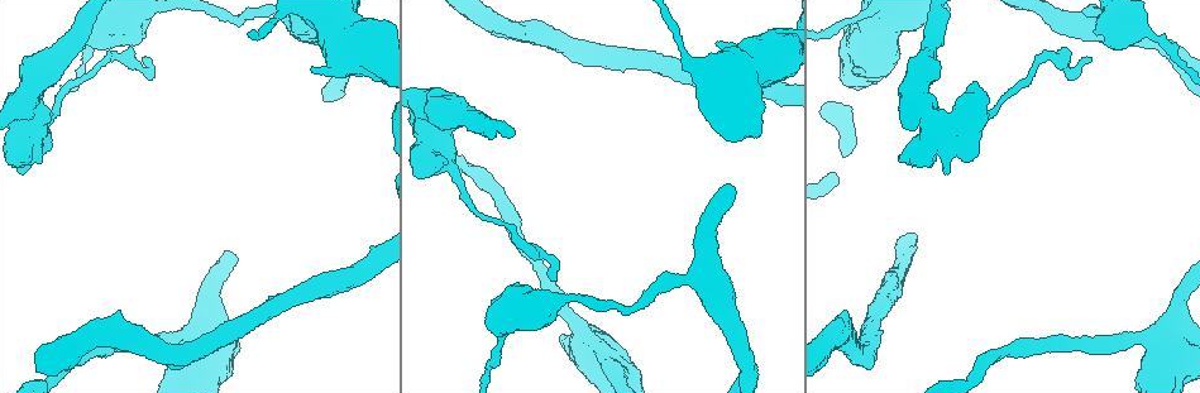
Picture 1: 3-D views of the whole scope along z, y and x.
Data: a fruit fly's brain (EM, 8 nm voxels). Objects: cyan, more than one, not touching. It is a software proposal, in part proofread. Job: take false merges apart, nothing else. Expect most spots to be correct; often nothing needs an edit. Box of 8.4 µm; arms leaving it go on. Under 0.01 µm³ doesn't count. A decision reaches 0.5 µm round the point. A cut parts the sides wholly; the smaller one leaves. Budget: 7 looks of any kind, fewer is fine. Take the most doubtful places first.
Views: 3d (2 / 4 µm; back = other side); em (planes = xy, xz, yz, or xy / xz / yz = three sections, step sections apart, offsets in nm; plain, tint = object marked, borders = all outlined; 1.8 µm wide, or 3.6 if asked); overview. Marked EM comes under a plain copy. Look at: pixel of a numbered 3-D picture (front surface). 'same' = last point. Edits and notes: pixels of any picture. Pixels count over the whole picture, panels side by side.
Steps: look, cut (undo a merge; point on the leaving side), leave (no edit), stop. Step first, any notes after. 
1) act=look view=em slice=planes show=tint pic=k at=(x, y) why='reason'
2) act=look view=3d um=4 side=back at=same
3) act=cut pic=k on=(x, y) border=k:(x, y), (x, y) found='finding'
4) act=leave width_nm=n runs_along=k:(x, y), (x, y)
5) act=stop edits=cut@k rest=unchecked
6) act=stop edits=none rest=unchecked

act=look view=3d um=4 pic=1 at=(956, 130) why='abrupt turn'

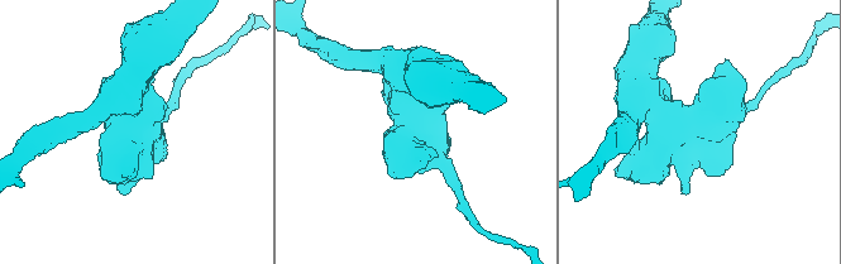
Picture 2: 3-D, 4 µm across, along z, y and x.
act=look view=em slice=planes show=tint pic=2 at=(417, 130) why='now the EM'

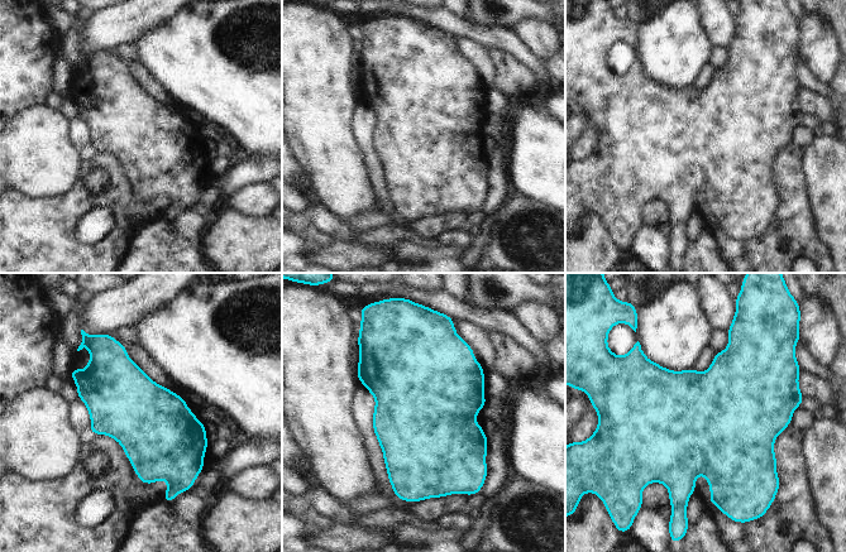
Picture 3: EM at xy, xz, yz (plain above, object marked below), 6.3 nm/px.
act=leave found='continuous, no second cell'

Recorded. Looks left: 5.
act=look view=3d um=2 pic=1 at=(1069, 70) why='abrupt turn'

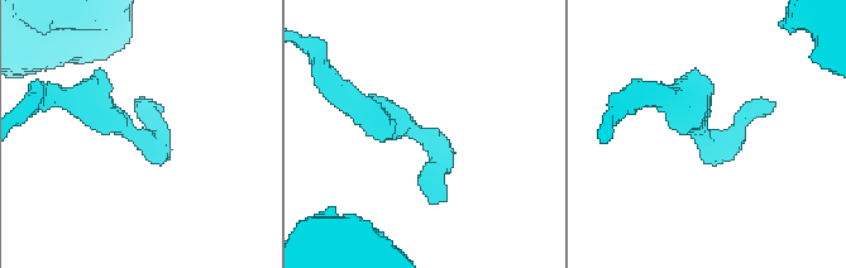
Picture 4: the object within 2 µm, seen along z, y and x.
act=look view=em slice=xz step=4 show=tint pic=4 at=(139, 143) why='now the EM'

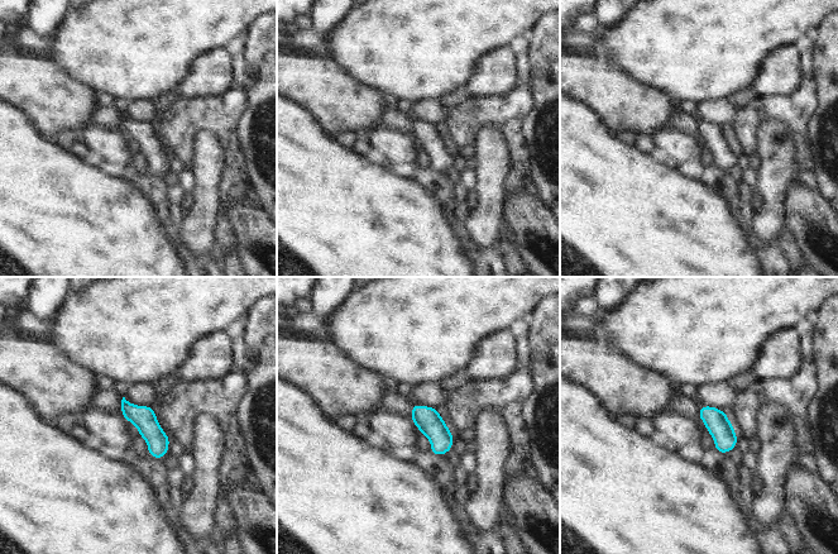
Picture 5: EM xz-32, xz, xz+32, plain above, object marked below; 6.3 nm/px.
act=leave width_nm=150 found='all the same cell'

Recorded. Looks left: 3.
act=look view=em slice=planes show=tint pic=1 at=(703, 280) why='abrupt turn'

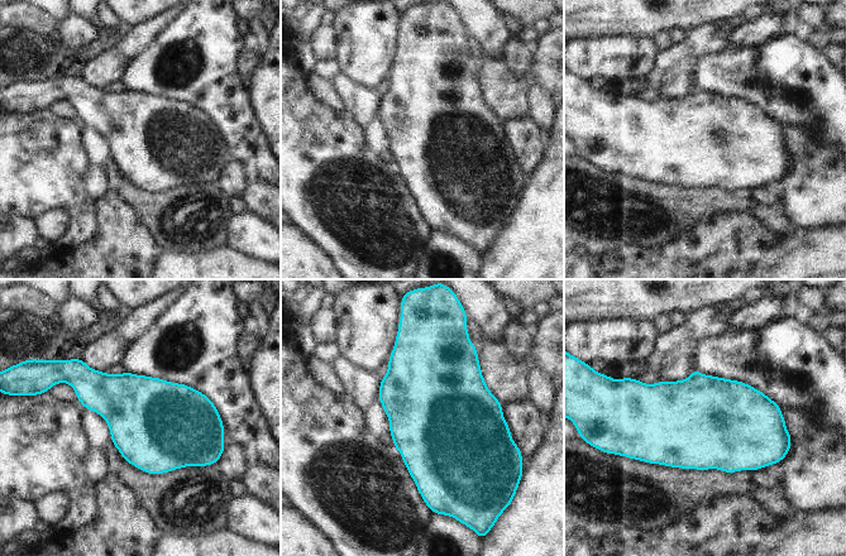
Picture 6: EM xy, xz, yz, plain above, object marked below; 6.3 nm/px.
act=leave found='all the same cell'

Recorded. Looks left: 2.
act=stop edits=none rest=unchecked

